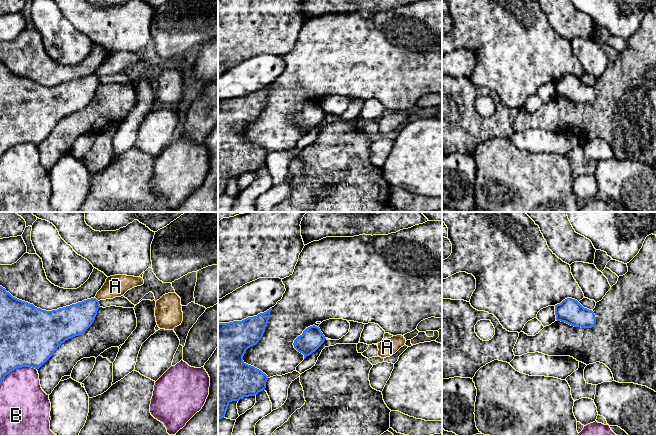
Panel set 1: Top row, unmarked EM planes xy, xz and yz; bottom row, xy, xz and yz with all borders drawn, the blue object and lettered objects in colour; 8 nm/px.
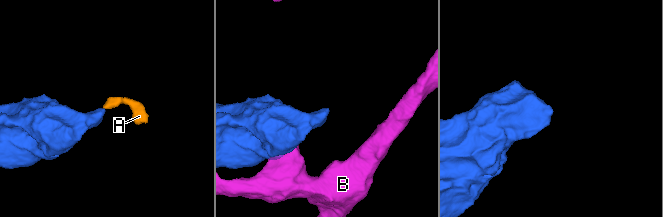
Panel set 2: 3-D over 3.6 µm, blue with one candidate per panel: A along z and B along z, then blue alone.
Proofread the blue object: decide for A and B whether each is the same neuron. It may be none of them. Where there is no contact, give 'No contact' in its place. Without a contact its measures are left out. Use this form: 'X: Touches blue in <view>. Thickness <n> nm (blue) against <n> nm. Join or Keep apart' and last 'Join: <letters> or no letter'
A: Touches blue in xy. Thickness 240 nm (blue) against 180 nm. Keep apart
B: Touches blue in xy. Thickness 460 nm (blue) against 360 nm. Keep apart
Join: no letter

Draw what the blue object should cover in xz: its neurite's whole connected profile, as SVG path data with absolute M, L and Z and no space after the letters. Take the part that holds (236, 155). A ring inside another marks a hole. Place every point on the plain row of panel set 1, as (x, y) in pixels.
M272 84L242 97L218 99L218 196L225 193L229 179L244 173L255 172L265 166L268 152L243 137L246 126L262 114Z

